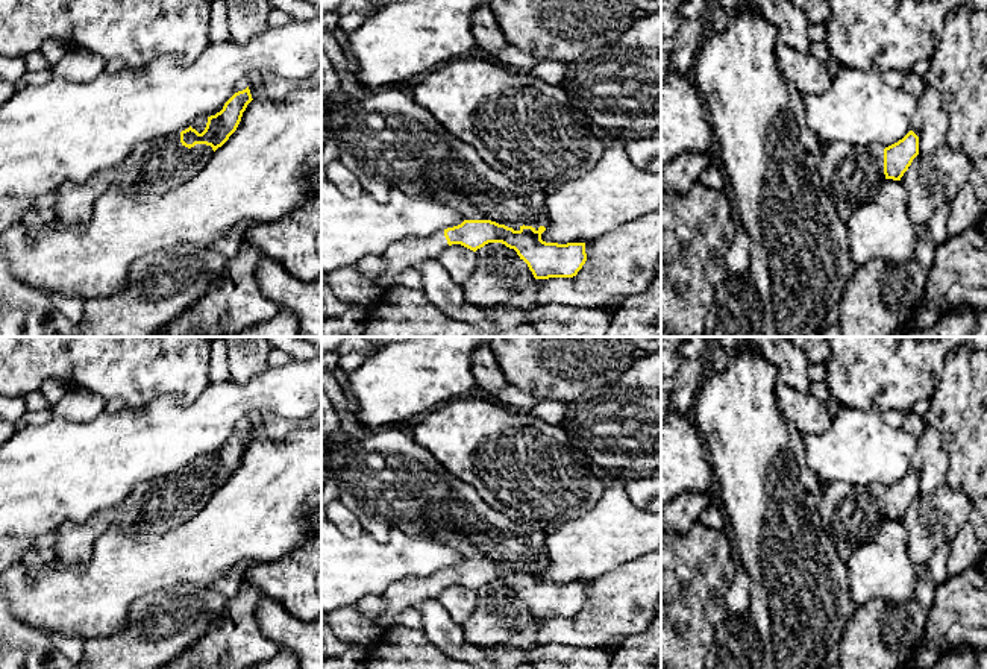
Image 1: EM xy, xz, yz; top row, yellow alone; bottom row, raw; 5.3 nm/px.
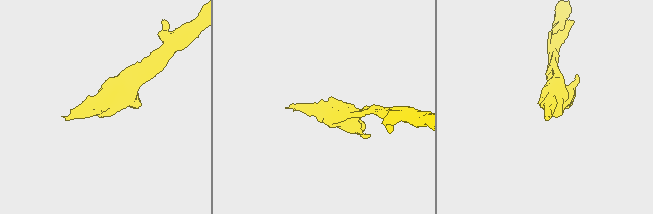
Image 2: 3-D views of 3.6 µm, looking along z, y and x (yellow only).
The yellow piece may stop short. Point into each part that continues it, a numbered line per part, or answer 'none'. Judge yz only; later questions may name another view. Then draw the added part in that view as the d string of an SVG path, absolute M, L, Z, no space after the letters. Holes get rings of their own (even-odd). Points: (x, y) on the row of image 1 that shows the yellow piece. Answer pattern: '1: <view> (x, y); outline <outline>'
1: yz (851, 175); outline M823 144L817 174L838 214L848 220L855 208L875 197L885 181L884 149Z

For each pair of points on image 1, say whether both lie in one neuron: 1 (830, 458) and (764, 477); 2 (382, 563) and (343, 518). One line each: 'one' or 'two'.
1: two
2: two

